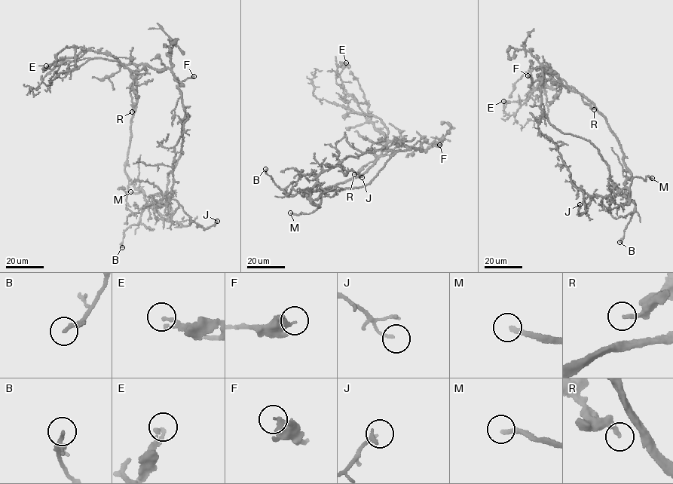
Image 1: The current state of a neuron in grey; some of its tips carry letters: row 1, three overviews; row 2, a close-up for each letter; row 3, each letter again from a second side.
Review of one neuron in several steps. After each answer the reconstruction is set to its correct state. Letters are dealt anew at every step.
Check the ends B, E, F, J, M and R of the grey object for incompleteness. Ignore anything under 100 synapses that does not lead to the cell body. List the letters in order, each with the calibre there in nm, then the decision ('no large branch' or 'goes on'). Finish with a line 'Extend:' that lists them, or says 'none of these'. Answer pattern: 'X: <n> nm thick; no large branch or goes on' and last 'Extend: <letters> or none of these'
B: 240 nm thick; no large branch
E: 180 nm thick; no large branch
F: 400 nm thick; no large branch
J: 130 nm thick; no large branch
M: 240 nm thick; goes on
R: 200 nm thick; no large branch
Extend: M

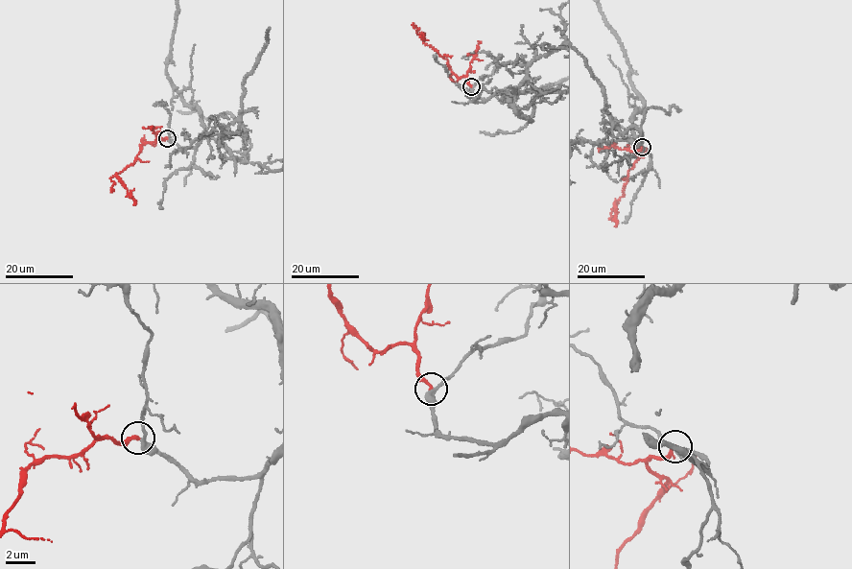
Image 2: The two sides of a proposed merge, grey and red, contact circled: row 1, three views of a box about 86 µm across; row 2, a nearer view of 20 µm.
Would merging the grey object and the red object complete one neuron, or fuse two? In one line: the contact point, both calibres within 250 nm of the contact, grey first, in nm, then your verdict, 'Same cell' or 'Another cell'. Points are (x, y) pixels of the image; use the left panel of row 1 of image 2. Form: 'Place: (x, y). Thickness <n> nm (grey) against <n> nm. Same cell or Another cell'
Place: (167, 138). Thickness 300 nm (grey) against 240 nm. Same cell

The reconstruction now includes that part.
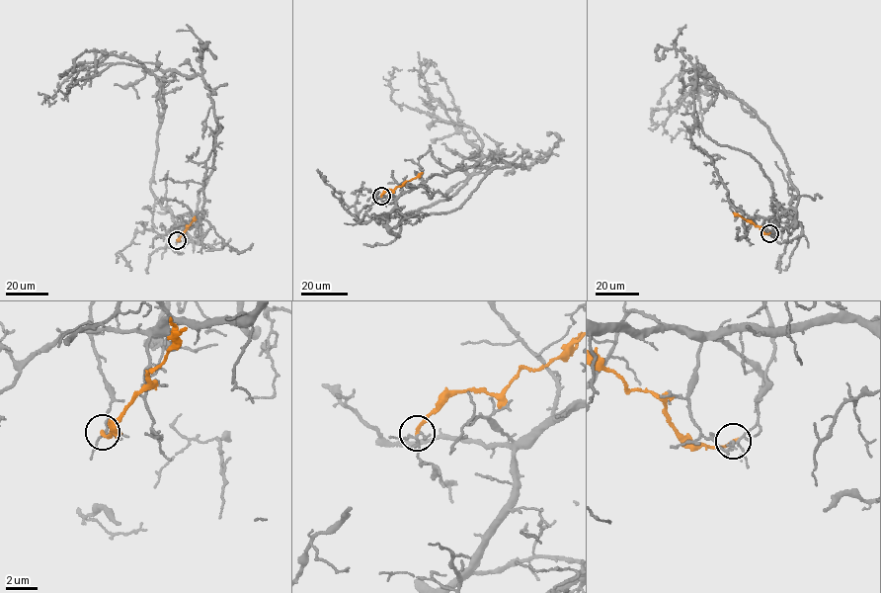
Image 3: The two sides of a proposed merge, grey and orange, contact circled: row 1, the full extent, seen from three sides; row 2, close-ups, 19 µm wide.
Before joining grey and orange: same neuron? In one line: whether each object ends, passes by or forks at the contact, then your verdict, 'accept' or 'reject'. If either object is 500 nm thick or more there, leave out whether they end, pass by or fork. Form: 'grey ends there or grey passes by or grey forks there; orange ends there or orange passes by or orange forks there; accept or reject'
grey forks there; orange ends there; reject

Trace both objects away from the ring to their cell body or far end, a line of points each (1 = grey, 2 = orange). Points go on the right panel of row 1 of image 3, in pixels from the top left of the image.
1: (770, 233), (772, 207), (790, 216), (797, 194), (784, 155), (756, 112), (694, 75), (700, 124), (670, 134)
2: (769, 233), (764, 233), (758, 226), (733, 212)

